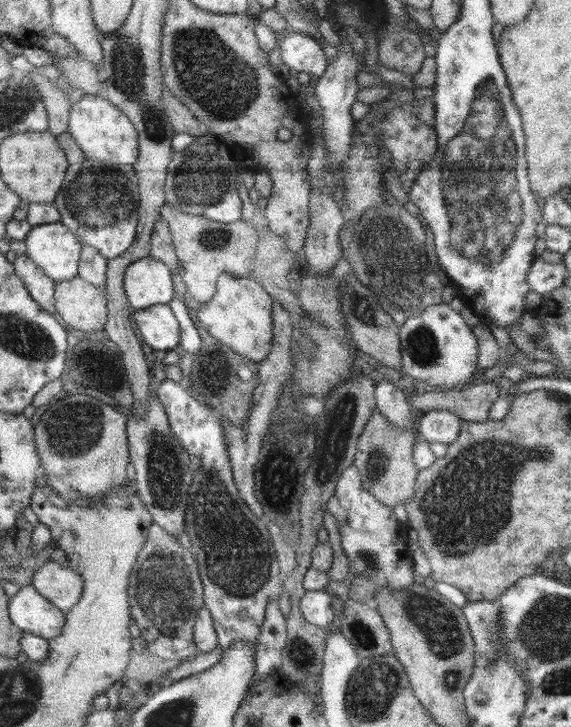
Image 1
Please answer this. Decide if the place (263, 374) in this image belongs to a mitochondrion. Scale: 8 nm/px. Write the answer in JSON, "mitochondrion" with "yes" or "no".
{"mitochondrion":"no"}

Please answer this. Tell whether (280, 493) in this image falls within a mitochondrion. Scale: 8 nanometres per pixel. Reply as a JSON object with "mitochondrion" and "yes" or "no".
{"mitochondrion":"yes"}

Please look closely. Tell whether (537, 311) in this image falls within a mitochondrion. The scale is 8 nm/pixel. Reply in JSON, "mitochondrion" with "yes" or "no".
{"mitochondrion":"no"}

